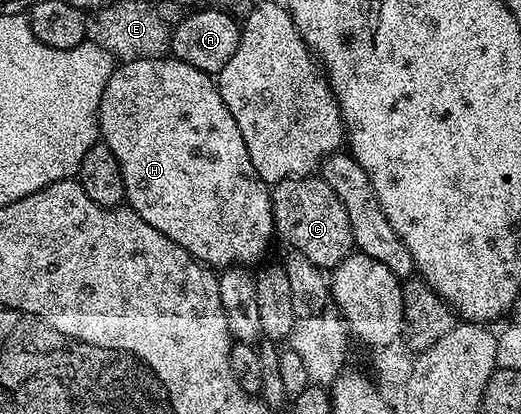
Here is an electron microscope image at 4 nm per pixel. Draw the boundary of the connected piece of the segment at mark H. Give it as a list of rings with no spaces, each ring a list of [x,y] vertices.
[[[171,55],[117,64],[106,83],[106,91],[102,91],[99,140],[106,147],[110,147],[110,151],[114,151],[114,159],[118,159],[124,180],[127,208],[133,209],[139,217],[146,219],[150,227],[162,231],[166,239],[174,239],[174,243],[178,243],[178,247],[182,247],[191,257],[209,267],[252,267],[267,258],[264,256],[267,255],[268,248],[272,245],[272,237],[274,241],[276,233],[270,187],[261,179],[258,171],[254,171],[254,163],[250,163],[250,151],[246,151],[246,143],[242,140],[242,131],[238,131],[238,123],[234,123],[234,115],[230,115],[230,107],[222,103],[222,95],[209,74],[198,71],[198,67],[194,67],[188,61],[178,61]]]

